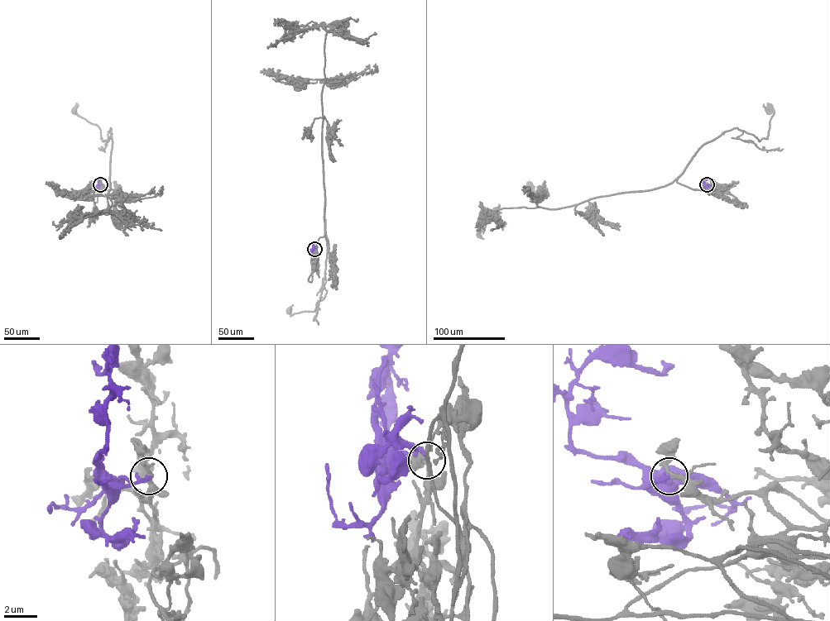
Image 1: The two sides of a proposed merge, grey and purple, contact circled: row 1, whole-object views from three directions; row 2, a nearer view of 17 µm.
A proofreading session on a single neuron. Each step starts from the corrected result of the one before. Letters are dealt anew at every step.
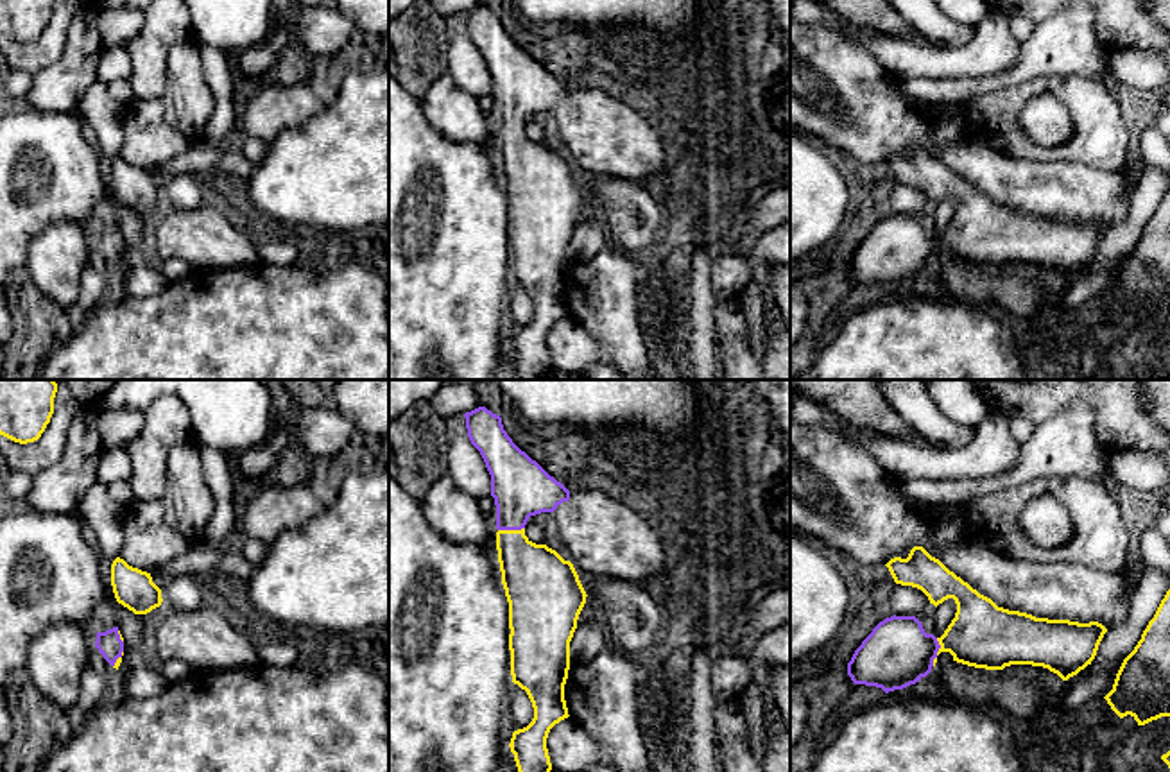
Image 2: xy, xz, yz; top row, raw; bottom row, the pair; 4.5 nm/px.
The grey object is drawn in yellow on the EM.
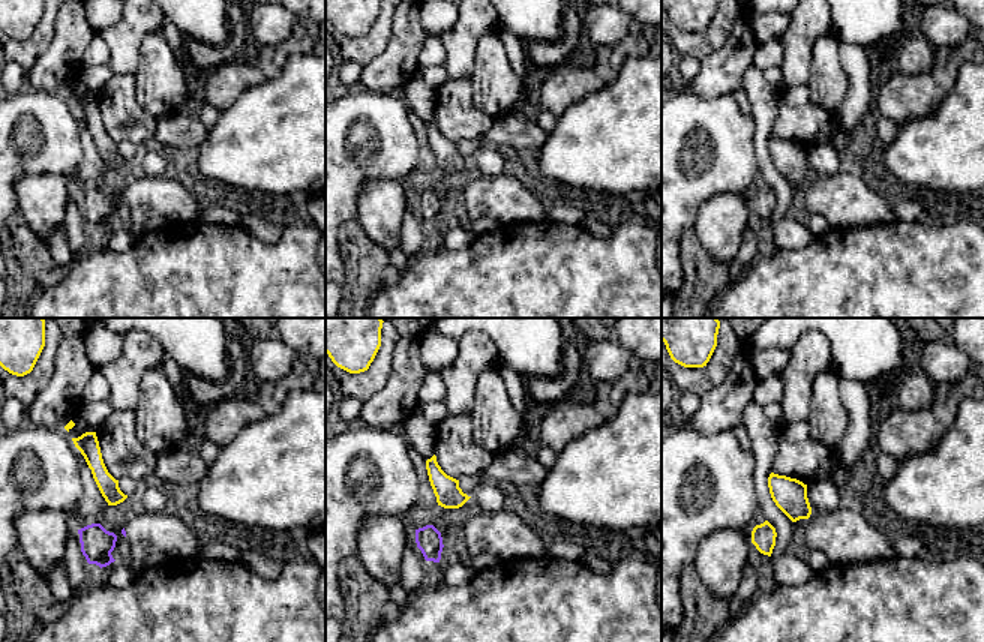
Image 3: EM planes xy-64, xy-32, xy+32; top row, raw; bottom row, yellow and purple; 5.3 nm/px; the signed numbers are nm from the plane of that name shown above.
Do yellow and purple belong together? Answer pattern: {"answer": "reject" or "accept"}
{"answer": "accept"}

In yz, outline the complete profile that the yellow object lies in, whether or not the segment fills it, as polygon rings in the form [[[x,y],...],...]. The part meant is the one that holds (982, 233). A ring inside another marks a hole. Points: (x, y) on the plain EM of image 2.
[[[923,145],[885,165],[896,183],[921,188],[935,206],[953,197],[957,211],[941,236],[926,233],[916,215],[894,213],[880,220],[847,262],[855,283],[885,292],[903,288],[926,276],[941,251],[985,269],[1043,265],[1068,279],[1091,263],[1107,231],[1098,220],[1048,219],[998,206]]]

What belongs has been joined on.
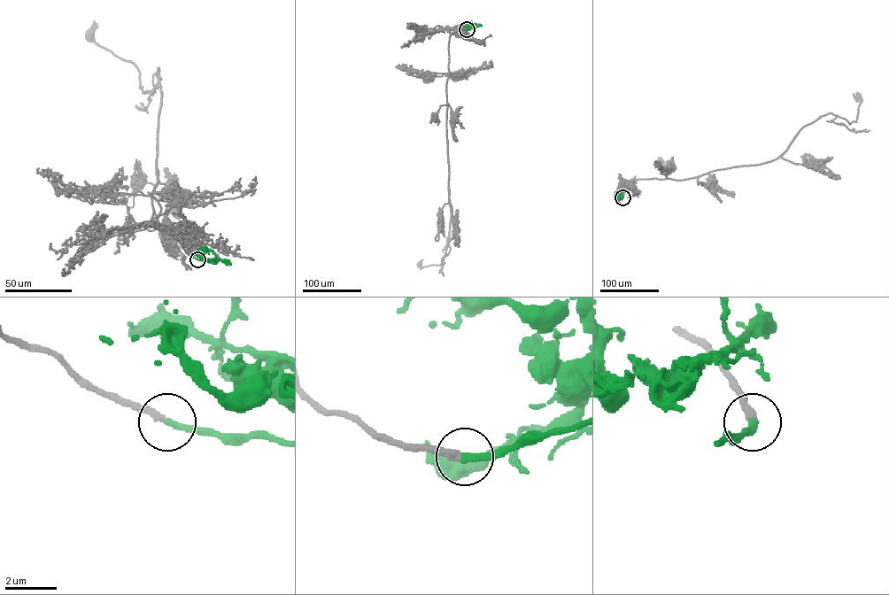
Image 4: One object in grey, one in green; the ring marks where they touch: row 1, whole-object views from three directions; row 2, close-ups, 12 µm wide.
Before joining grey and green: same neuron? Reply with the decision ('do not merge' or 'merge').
merge

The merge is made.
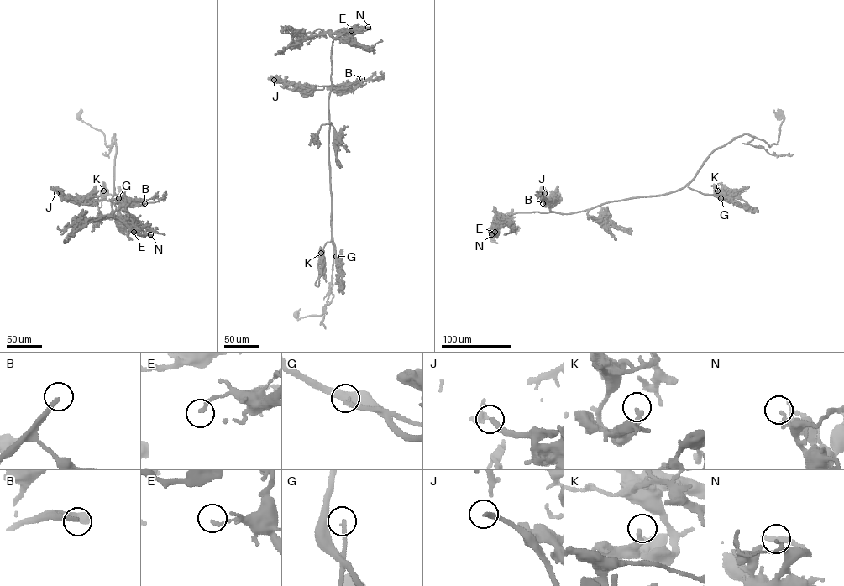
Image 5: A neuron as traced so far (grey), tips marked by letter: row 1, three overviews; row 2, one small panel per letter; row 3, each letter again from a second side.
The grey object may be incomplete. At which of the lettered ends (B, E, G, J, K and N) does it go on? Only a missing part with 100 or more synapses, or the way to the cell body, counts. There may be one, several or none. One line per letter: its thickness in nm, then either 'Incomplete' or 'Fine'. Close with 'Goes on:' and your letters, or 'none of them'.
B: Thickness 240 nm. Incomplete
E: Thickness 180 nm. Fine
G: Thickness 200 nm. Incomplete
J: Thickness 260 nm. Incomplete
K: Thickness 240 nm. Fine
N: Thickness 150 nm. Fine
Goes on: B, G, J

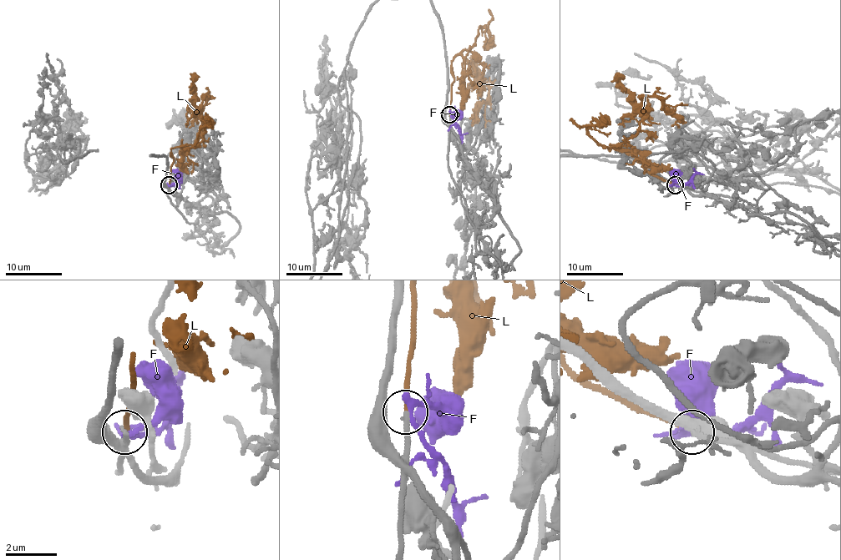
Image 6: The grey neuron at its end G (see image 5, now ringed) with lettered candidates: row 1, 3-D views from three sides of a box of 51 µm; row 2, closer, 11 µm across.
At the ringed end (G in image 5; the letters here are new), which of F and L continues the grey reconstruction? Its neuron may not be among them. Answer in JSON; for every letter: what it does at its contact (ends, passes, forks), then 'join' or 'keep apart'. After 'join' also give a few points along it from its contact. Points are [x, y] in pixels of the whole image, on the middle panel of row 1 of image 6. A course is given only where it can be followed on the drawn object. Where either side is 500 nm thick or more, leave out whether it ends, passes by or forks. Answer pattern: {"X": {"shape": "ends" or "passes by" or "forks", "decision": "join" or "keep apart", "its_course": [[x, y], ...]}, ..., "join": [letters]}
{"F": {"shape": "passes by", "decision": "keep apart"}, "L": {"shape": "ends", "decision": "join", "its_course": [[449, 114], [451, 87], [464, 75], [464, 58], [470, 50], [483, 66], [482, 81], [488, 98], [472, 126]]}, "join": ["L"]}

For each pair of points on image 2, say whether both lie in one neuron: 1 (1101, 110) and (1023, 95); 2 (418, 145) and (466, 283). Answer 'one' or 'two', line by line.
1: one
2: one

